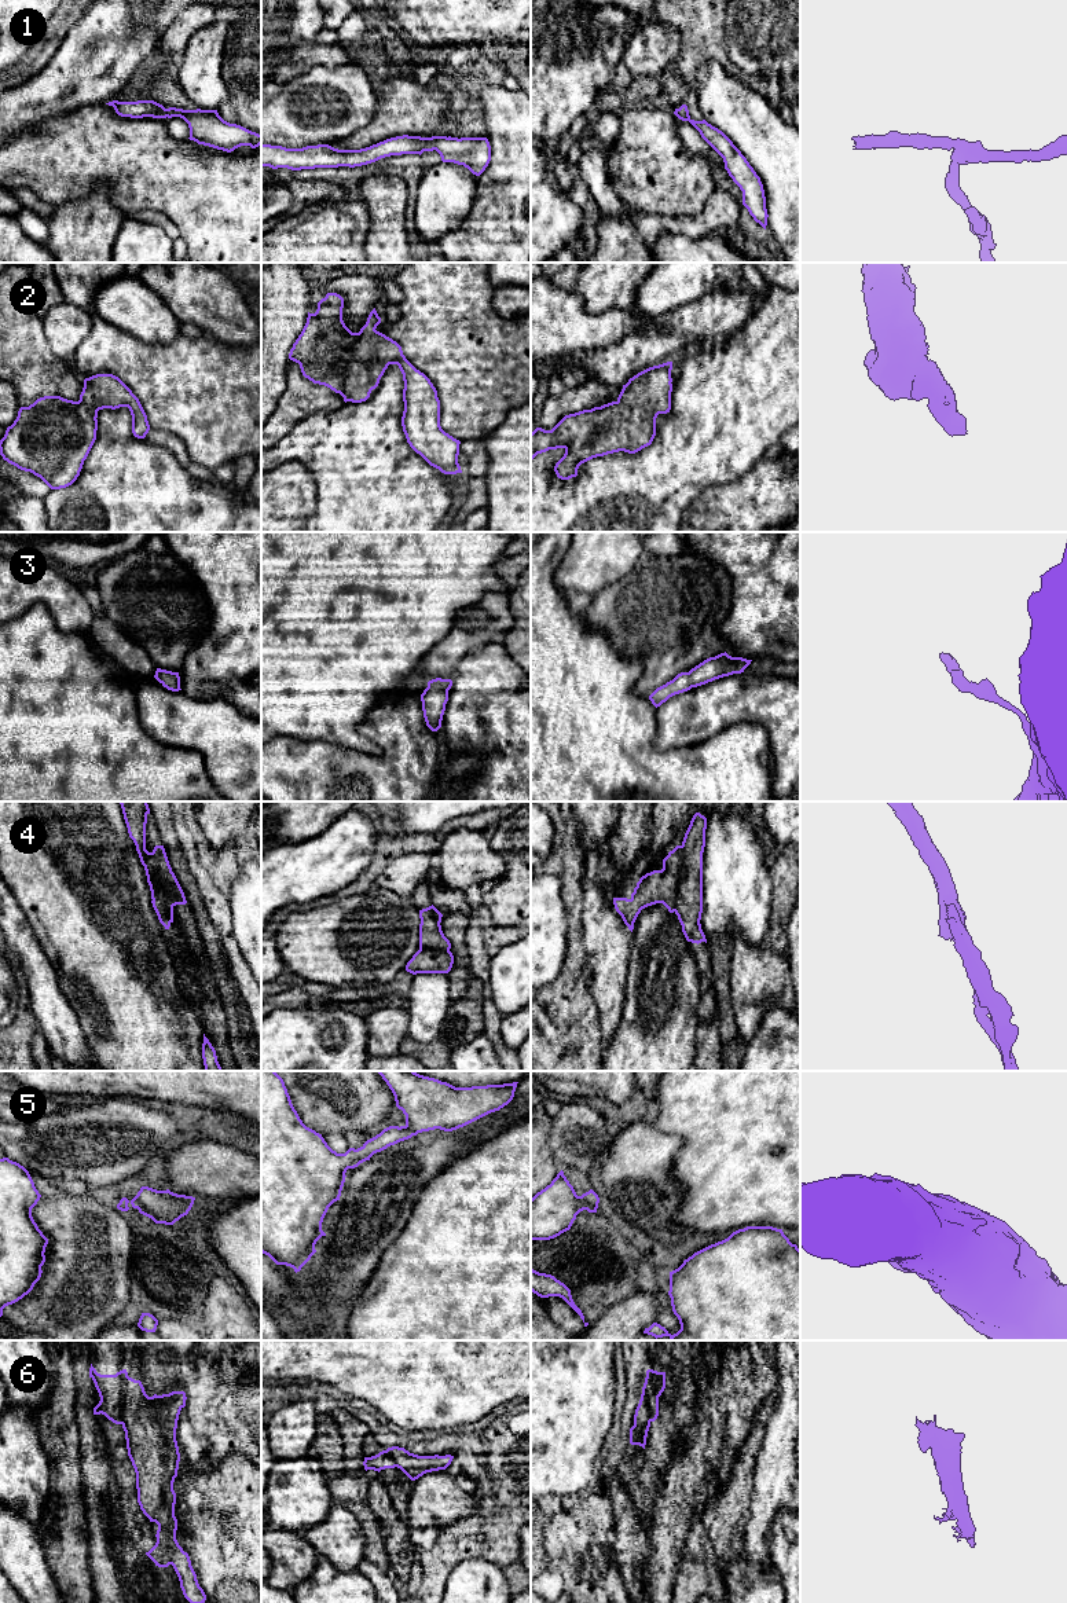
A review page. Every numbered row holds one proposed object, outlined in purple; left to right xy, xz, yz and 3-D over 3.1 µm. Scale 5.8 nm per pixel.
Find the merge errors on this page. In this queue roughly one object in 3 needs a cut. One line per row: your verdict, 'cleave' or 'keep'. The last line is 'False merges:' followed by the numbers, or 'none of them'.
1: keep
2: keep
3: keep
4: cleave
5: keep
6: cleave
False merges: 4, 6

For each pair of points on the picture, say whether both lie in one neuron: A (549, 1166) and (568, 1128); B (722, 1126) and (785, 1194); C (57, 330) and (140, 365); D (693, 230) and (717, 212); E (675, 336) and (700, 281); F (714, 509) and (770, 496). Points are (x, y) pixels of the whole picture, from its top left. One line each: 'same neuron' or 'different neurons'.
A: different neurons
B: same neuron
C: different neurons
D: same neuron
E: different neurons
F: same neuron

